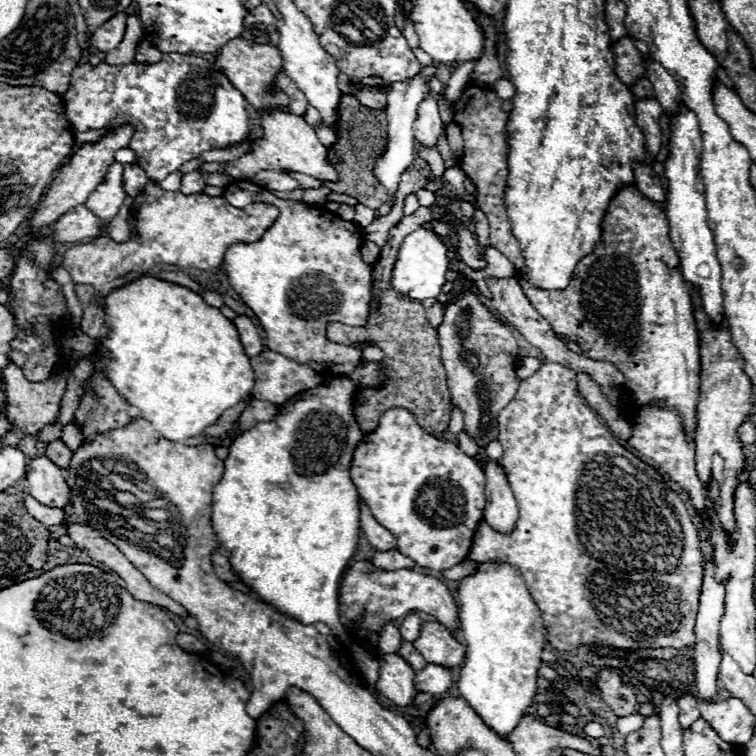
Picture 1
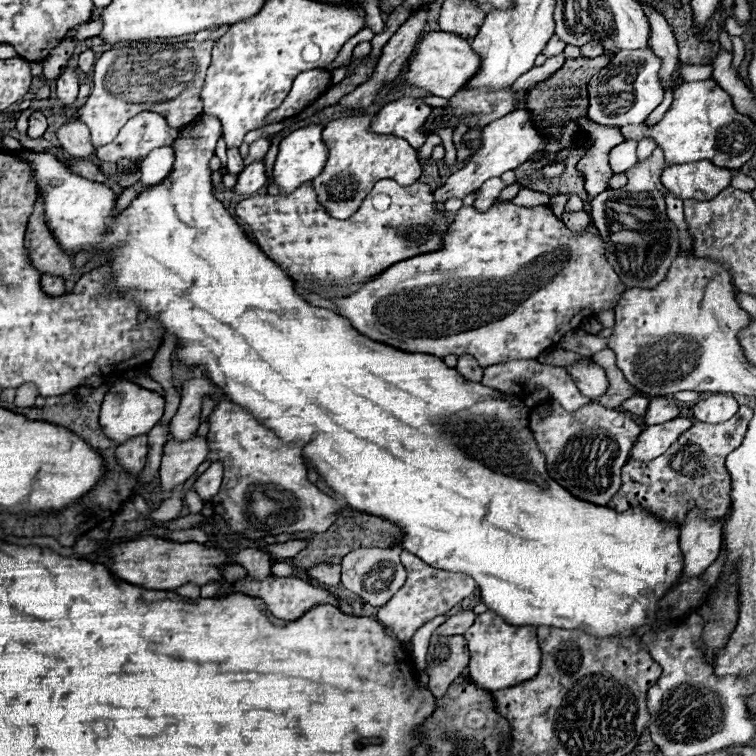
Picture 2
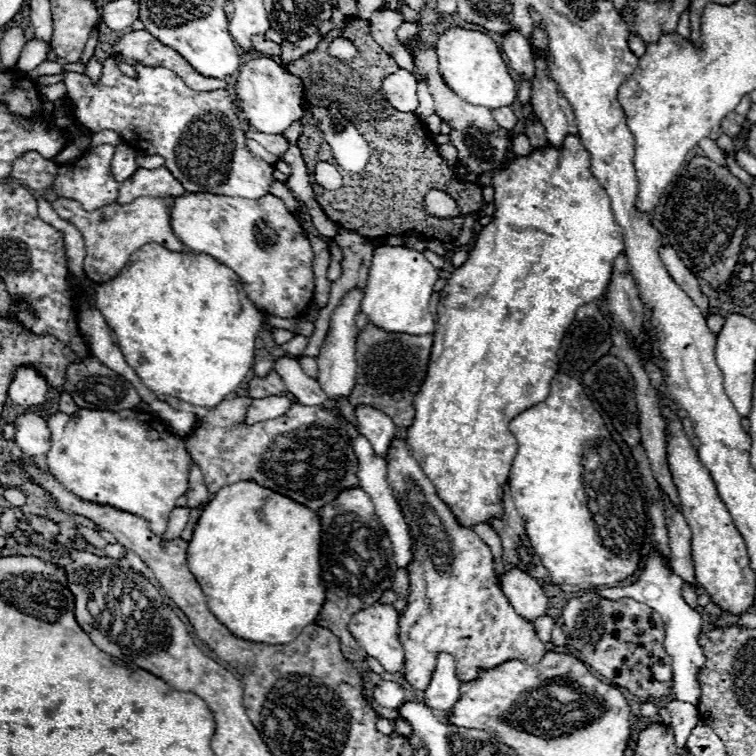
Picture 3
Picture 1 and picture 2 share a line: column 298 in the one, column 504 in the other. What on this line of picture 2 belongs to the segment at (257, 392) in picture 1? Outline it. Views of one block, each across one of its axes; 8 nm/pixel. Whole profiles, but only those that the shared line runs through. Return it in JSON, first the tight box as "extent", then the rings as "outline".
{"extent":[482,359,586,412],"outline":[[[536,359],[532,360],[510,360],[498,366],[488,366],[484,368],[484,378],[482,378],[484,386],[490,386],[494,390],[506,392],[506,394],[516,394],[516,396],[528,396],[532,394],[538,386],[544,386],[550,390],[550,396],[568,412],[574,412],[578,408],[582,408],[586,402],[586,398],[582,398],[582,394],[578,392],[572,376],[568,374],[566,368],[562,366],[546,366],[539,363]]]}

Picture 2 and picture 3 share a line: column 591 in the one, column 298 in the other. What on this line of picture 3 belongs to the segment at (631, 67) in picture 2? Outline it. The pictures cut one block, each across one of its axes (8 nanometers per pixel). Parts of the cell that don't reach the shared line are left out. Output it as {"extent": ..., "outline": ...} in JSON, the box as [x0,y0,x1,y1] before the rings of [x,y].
{"extent":[236,56,304,134],"outline":[[[262,56],[252,58],[240,68],[236,78],[236,98],[242,110],[242,118],[256,130],[264,134],[282,134],[294,120],[300,120],[304,114],[302,108],[302,86],[296,76],[288,74],[276,60]]]}

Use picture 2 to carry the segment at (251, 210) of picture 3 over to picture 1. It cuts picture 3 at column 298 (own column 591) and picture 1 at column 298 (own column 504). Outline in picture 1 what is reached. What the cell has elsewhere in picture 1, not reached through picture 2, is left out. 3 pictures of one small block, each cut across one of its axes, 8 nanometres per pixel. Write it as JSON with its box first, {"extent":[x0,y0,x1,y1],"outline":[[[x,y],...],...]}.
{"extent":[224,180,384,388],"outline":[[[250,180],[230,184],[224,190],[224,198],[238,208],[266,202],[280,210],[278,222],[274,222],[258,242],[234,244],[226,250],[224,258],[224,270],[232,288],[252,308],[266,332],[266,348],[280,352],[290,360],[308,364],[324,376],[346,374],[356,386],[380,388],[384,382],[382,366],[376,362],[360,366],[362,348],[372,344],[364,342],[358,348],[326,340],[328,322],[342,322],[346,326],[368,324],[372,274],[370,264],[366,264],[360,254],[364,240],[360,228],[354,222],[342,220],[334,212],[298,200],[276,198]]]}

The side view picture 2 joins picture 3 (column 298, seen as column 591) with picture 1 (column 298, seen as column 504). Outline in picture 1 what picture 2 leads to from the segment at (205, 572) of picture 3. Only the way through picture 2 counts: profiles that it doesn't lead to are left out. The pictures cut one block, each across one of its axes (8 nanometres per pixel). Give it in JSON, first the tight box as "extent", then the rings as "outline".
{"extent":[212,376,364,642],"outline":[[[342,376],[330,378],[328,384],[320,384],[316,388],[306,390],[306,392],[300,392],[298,396],[284,402],[278,416],[272,422],[258,422],[254,428],[250,428],[248,432],[238,436],[234,440],[234,444],[230,446],[228,458],[224,460],[224,476],[222,476],[222,482],[218,482],[218,486],[214,488],[214,504],[212,504],[212,528],[214,528],[222,548],[230,550],[228,560],[230,560],[234,574],[238,574],[240,582],[244,582],[244,586],[250,588],[250,592],[254,592],[258,600],[274,606],[278,612],[286,614],[288,618],[294,618],[302,624],[322,622],[322,624],[330,626],[330,630],[334,632],[334,636],[340,642],[348,640],[348,630],[340,622],[338,584],[340,584],[340,578],[342,578],[346,564],[350,562],[350,558],[356,552],[358,530],[360,530],[358,490],[350,478],[350,462],[352,462],[352,454],[354,454],[358,442],[364,438],[364,432],[358,428],[356,418],[352,414],[352,394],[354,394],[354,382],[350,382],[350,378],[342,378]]]}

